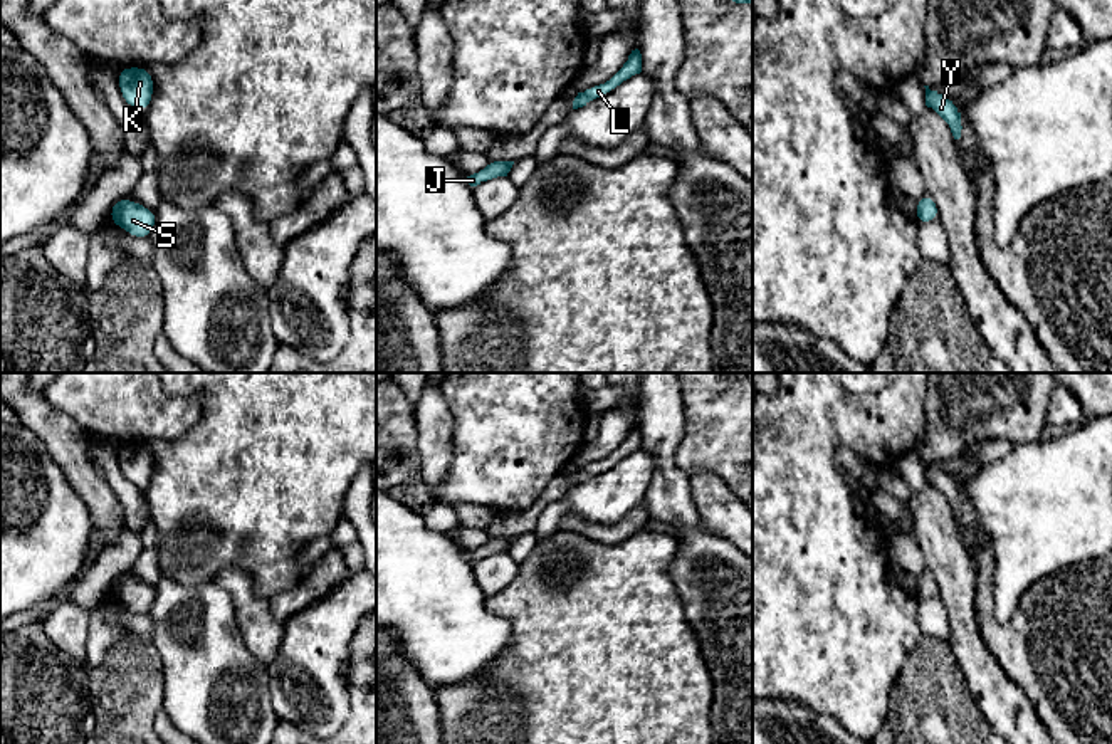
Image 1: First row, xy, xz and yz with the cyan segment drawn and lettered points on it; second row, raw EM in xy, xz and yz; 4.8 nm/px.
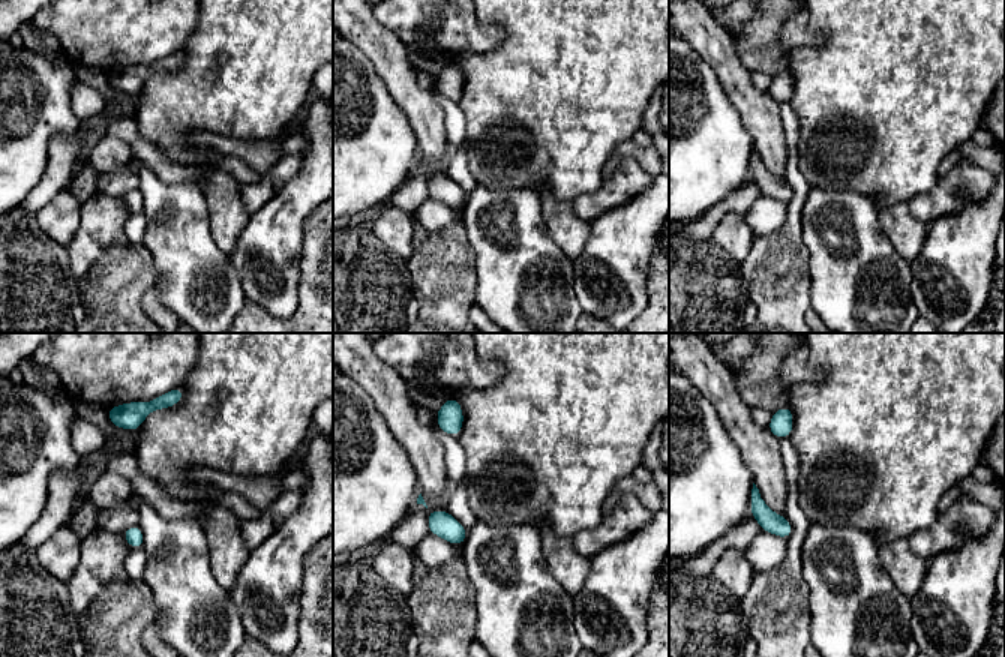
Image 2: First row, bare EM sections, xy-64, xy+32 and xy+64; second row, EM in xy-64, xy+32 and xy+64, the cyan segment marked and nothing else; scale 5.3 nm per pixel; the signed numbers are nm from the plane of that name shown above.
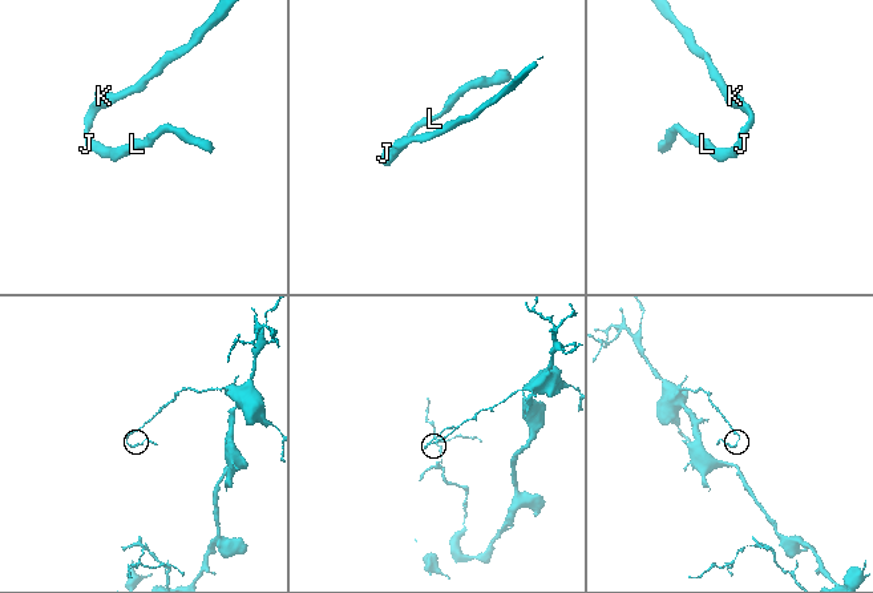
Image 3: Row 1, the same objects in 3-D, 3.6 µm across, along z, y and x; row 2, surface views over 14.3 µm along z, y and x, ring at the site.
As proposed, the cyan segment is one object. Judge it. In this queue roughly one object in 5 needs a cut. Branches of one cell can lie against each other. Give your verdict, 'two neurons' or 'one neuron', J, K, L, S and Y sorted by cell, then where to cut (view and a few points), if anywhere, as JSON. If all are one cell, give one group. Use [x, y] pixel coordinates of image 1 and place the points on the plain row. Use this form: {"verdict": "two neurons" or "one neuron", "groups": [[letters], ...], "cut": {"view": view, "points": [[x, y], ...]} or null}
{"verdict": "one neuron", "groups": [["J", "K", "L", "S", "Y"]], "cut": null}

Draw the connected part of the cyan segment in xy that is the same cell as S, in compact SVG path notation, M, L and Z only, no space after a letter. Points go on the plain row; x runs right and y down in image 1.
M119 574L111 581L109 598L136 615L149 615L156 600L156 586L144 584L134 576Z

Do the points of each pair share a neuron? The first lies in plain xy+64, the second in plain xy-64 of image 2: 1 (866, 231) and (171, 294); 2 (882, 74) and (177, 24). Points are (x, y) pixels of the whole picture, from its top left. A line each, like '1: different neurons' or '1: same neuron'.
1: same neuron
2: different neurons

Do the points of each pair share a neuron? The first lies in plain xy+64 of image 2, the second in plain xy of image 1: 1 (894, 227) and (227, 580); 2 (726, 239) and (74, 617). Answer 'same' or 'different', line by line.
1: same
2: same

